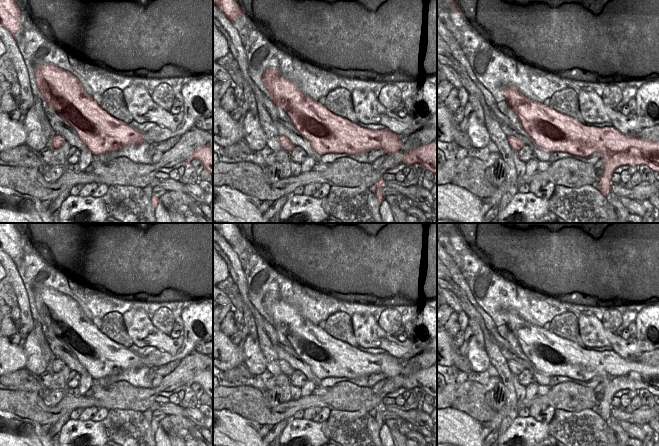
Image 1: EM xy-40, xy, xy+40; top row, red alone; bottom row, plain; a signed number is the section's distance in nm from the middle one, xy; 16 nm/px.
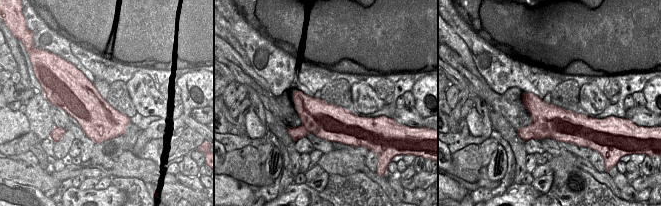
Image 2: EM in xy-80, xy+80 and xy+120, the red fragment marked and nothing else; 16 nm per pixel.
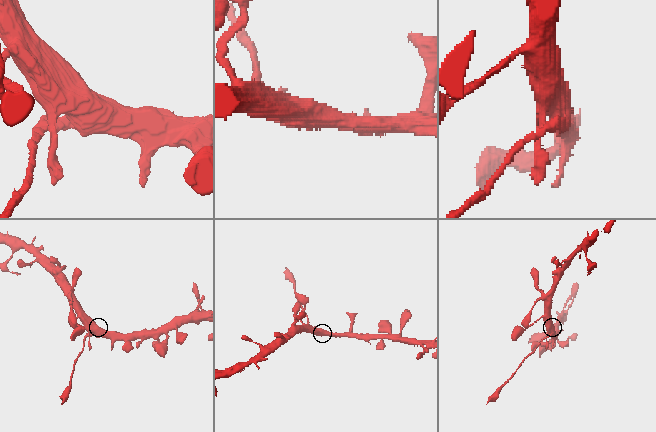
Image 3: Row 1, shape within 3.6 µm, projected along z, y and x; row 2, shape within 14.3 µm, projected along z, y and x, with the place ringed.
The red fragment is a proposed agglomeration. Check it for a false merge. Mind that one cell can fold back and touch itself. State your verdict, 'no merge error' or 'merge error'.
merge error

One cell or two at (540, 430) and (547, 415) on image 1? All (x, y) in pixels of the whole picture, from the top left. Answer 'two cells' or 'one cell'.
two cells

